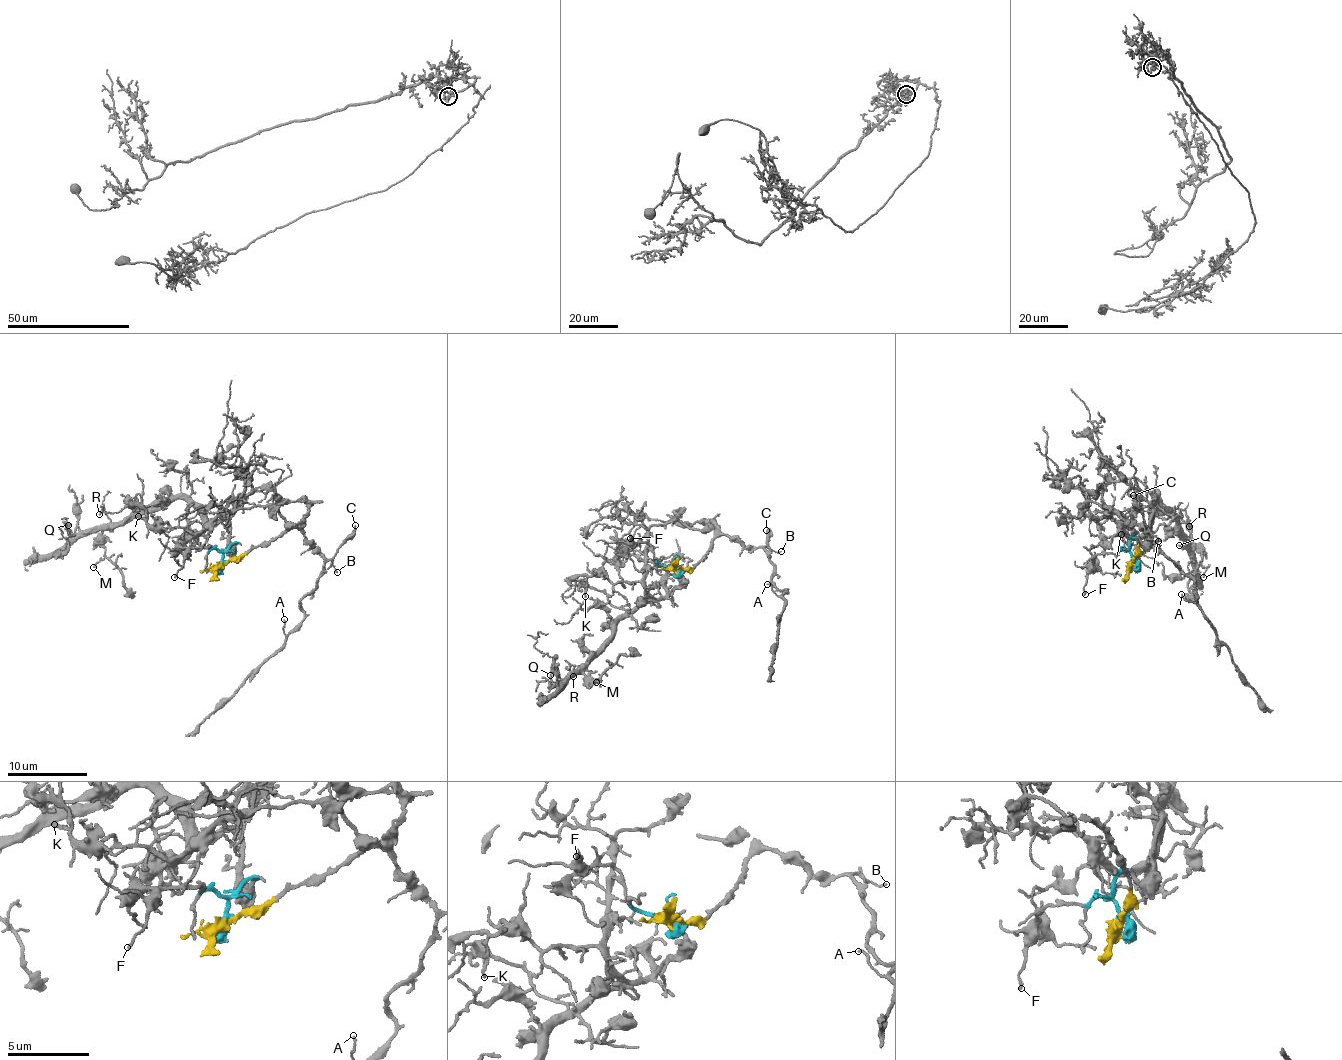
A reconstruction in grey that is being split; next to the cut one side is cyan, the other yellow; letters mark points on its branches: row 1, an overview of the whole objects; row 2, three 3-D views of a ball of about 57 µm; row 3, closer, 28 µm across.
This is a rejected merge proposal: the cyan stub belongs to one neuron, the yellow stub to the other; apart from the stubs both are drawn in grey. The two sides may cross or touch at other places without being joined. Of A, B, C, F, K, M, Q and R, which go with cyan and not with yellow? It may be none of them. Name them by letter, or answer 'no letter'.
F, K, M, Q, R

